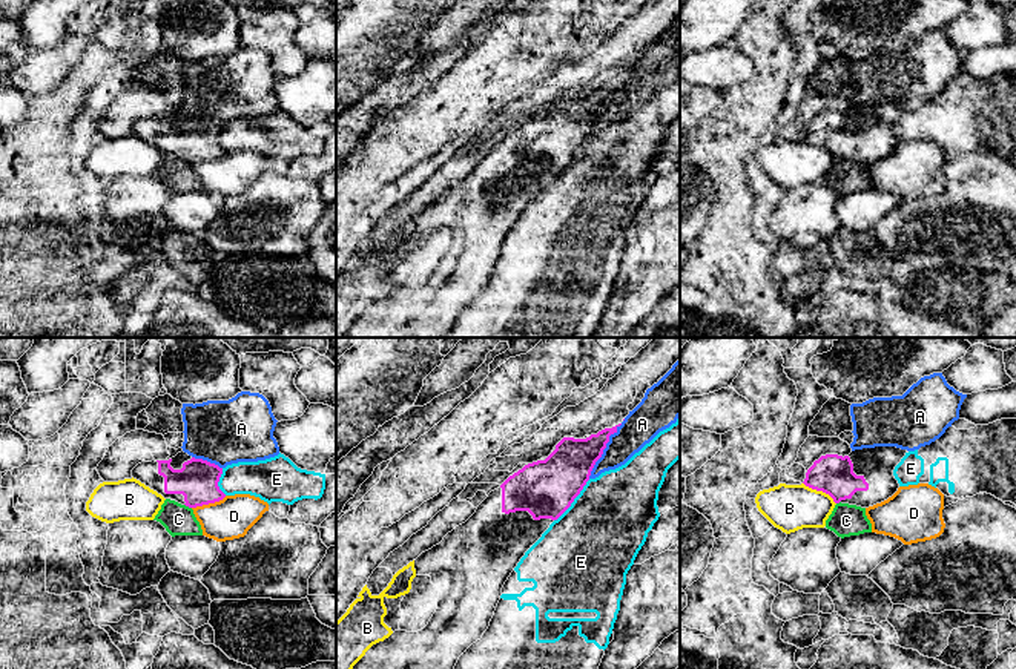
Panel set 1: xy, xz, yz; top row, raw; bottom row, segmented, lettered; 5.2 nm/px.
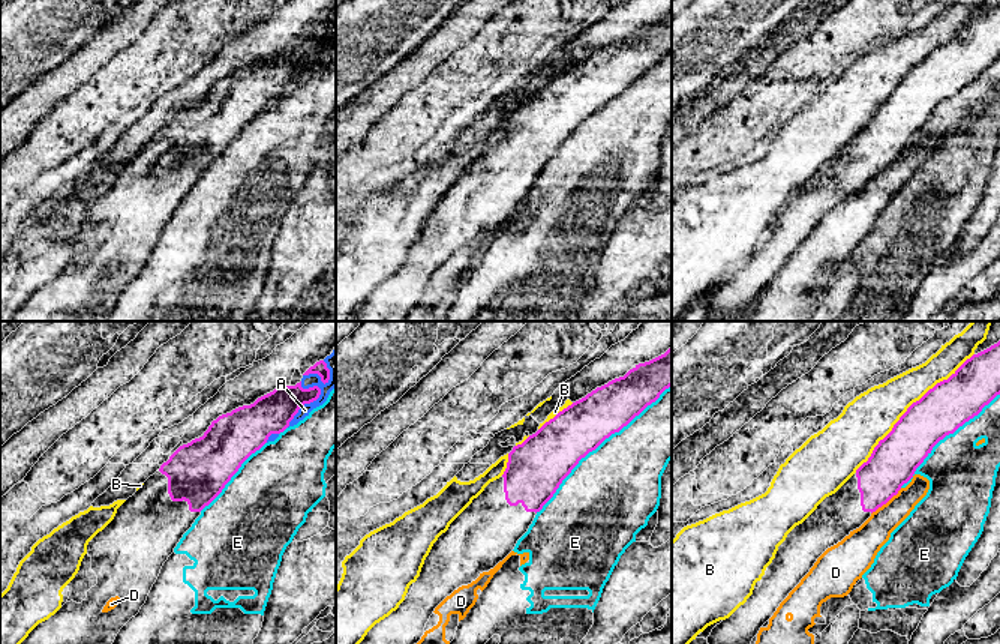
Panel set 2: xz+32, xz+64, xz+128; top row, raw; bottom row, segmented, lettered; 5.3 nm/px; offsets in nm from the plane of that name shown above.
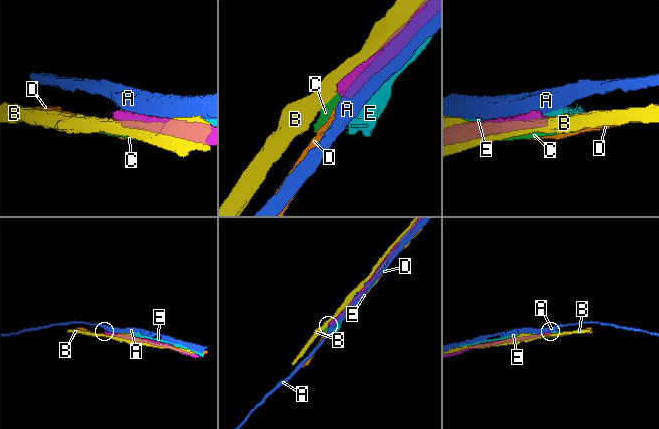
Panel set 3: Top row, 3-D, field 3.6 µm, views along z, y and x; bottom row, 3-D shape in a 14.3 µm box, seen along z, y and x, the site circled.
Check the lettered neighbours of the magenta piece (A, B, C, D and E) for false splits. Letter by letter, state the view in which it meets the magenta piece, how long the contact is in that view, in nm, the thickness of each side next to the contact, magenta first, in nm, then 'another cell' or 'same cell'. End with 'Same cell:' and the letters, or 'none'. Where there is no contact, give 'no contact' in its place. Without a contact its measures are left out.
A: xz | 340 nm | 240/180 nm | another cell
B: yz | 200 nm | 220/240 nm | another cell
C: xy | 50 nm | 220/160 nm | another cell
D: xy | 200 nm | 220/220 nm | another cell
E: xz | 300 nm | 300/460 nm | another cell
Same cell: none

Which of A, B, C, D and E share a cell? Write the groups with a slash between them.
A / B / C / D / E

